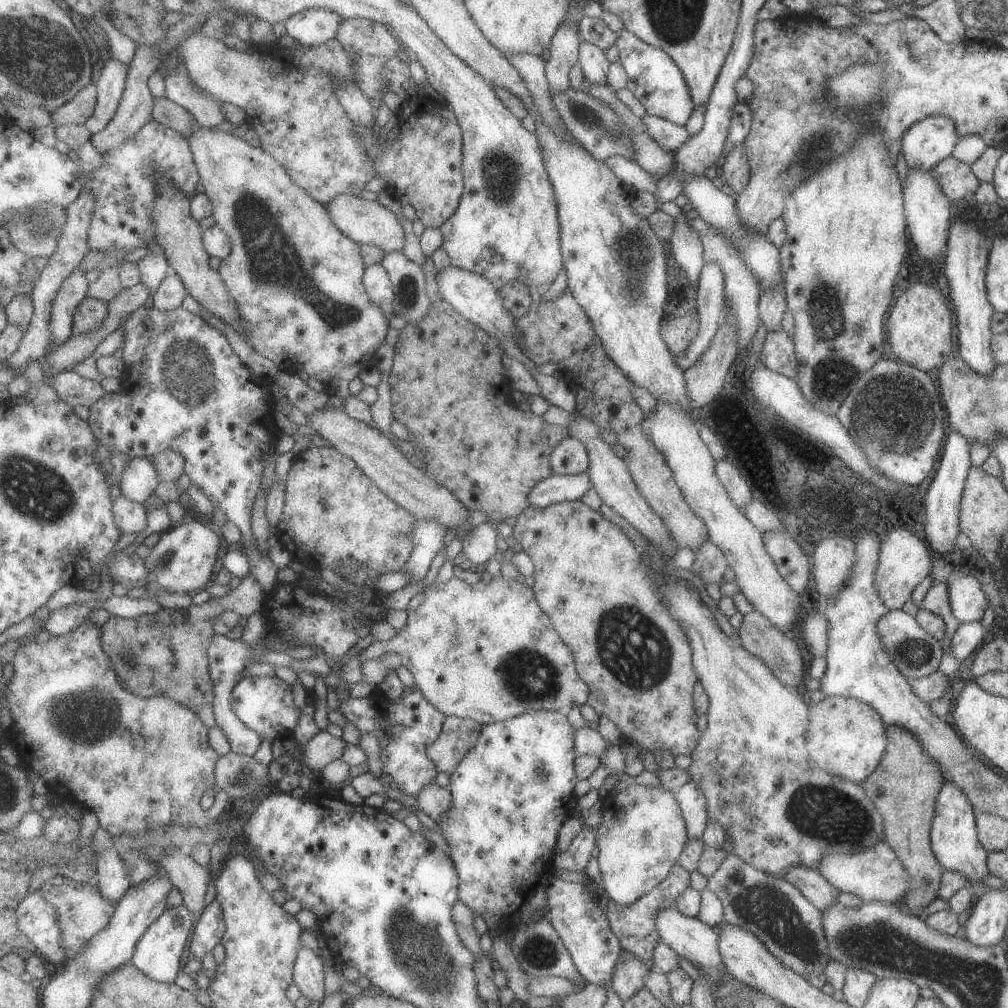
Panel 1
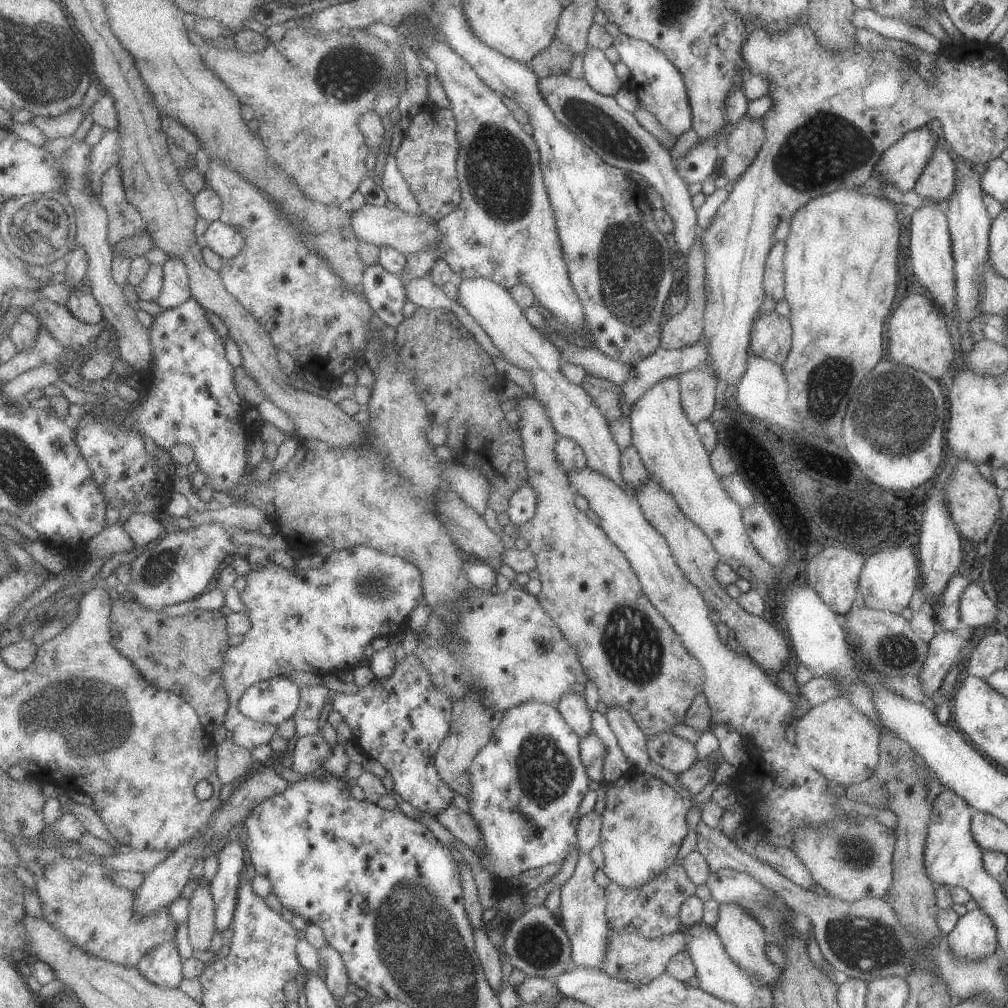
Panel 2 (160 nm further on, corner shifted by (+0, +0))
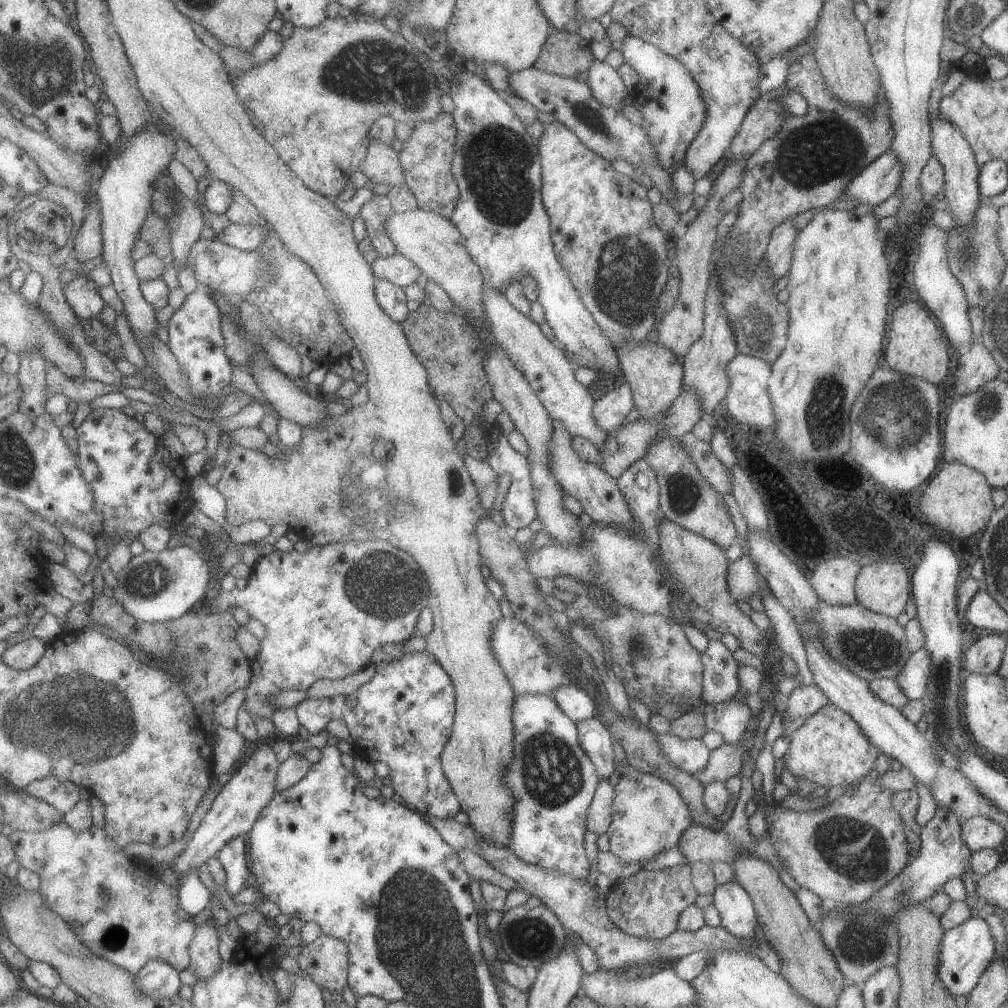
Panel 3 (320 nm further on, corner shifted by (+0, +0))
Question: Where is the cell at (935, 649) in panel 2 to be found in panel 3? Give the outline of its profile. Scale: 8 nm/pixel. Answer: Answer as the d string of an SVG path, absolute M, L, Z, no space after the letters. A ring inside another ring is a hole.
M921 647L909 655L901 672L893 680L908 700L920 699L923 696L929 673L930 658L928 652Z

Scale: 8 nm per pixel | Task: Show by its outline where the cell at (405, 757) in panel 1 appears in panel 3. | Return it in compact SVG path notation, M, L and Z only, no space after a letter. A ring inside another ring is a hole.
M427 650L405 652L400 659L390 663L380 662L377 667L379 671L375 678L367 681L353 694L317 700L306 699L300 702L296 708L300 723L308 730L309 734L316 734L325 728L329 720L333 720L333 718L344 720L356 748L363 748L370 759L381 760L391 768L389 772L392 780L391 785L410 807L415 806L415 810L432 817L455 818L463 808L442 765L442 756L446 752L451 735L454 733L456 717L454 679L450 677L438 658L435 658L435 655Z

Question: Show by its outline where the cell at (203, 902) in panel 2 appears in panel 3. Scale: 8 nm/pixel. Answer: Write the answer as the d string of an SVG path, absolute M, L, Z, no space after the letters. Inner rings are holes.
M216 922L206 926L198 926L198 934L190 946L192 956L191 970L197 978L197 982L208 981L215 977L224 965L223 958L219 954L219 930Z

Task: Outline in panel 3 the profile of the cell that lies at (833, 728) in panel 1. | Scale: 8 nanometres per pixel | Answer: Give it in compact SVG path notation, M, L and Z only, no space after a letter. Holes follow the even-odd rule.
M833 703L823 705L809 718L796 724L796 729L787 736L786 753L782 756L786 770L795 779L800 777L815 786L845 788L867 776L874 765L878 750L867 740L855 721Z

